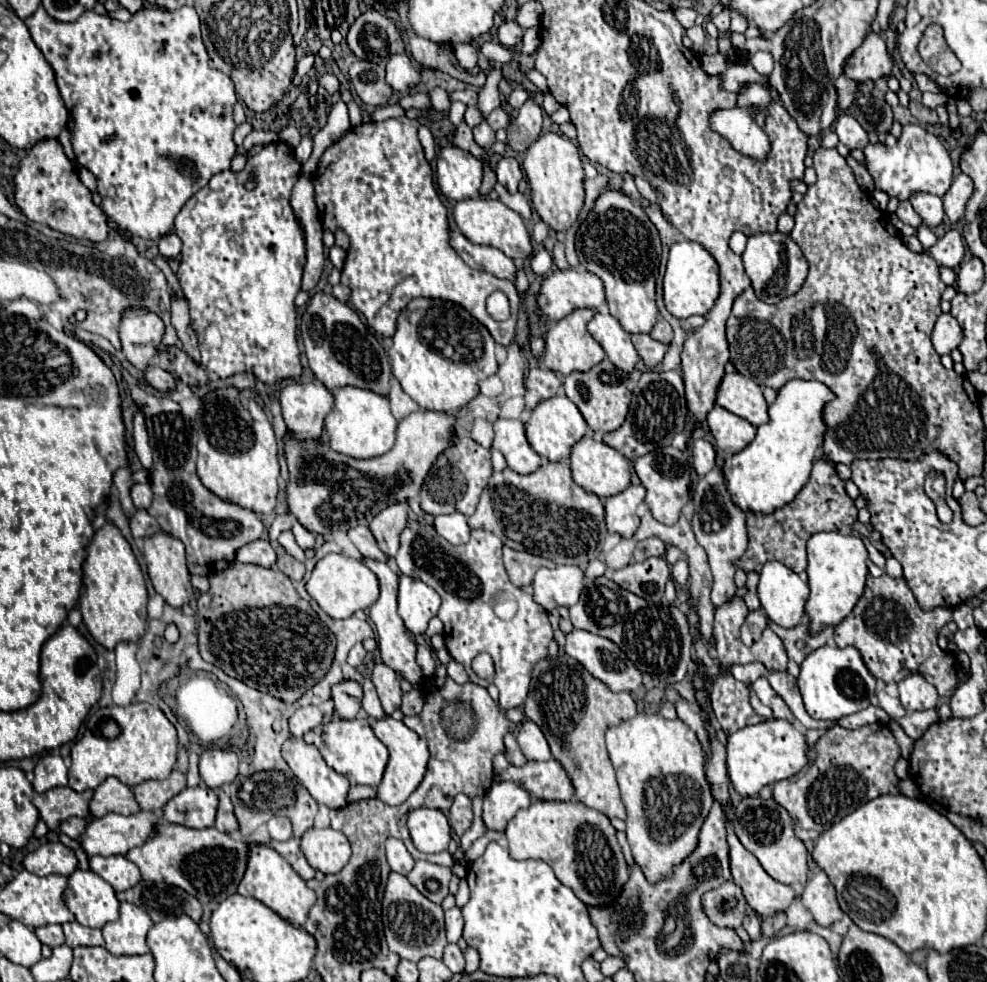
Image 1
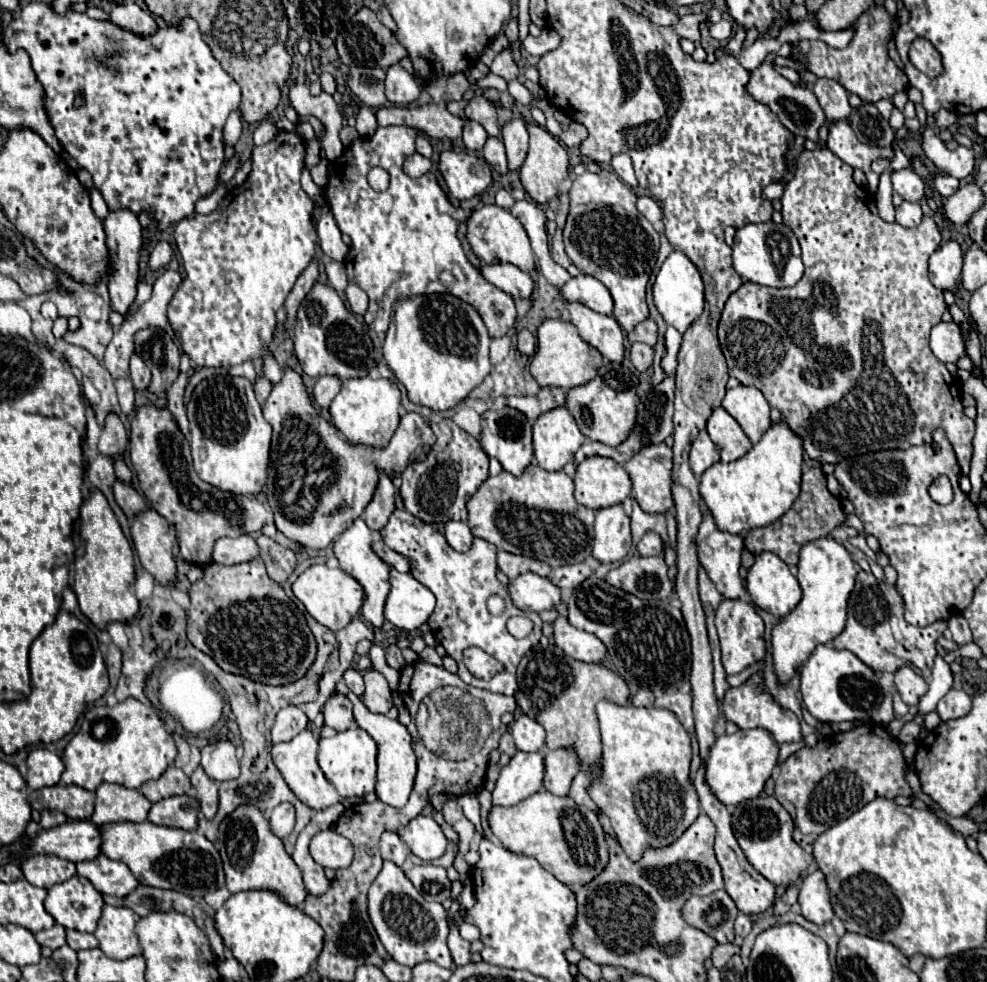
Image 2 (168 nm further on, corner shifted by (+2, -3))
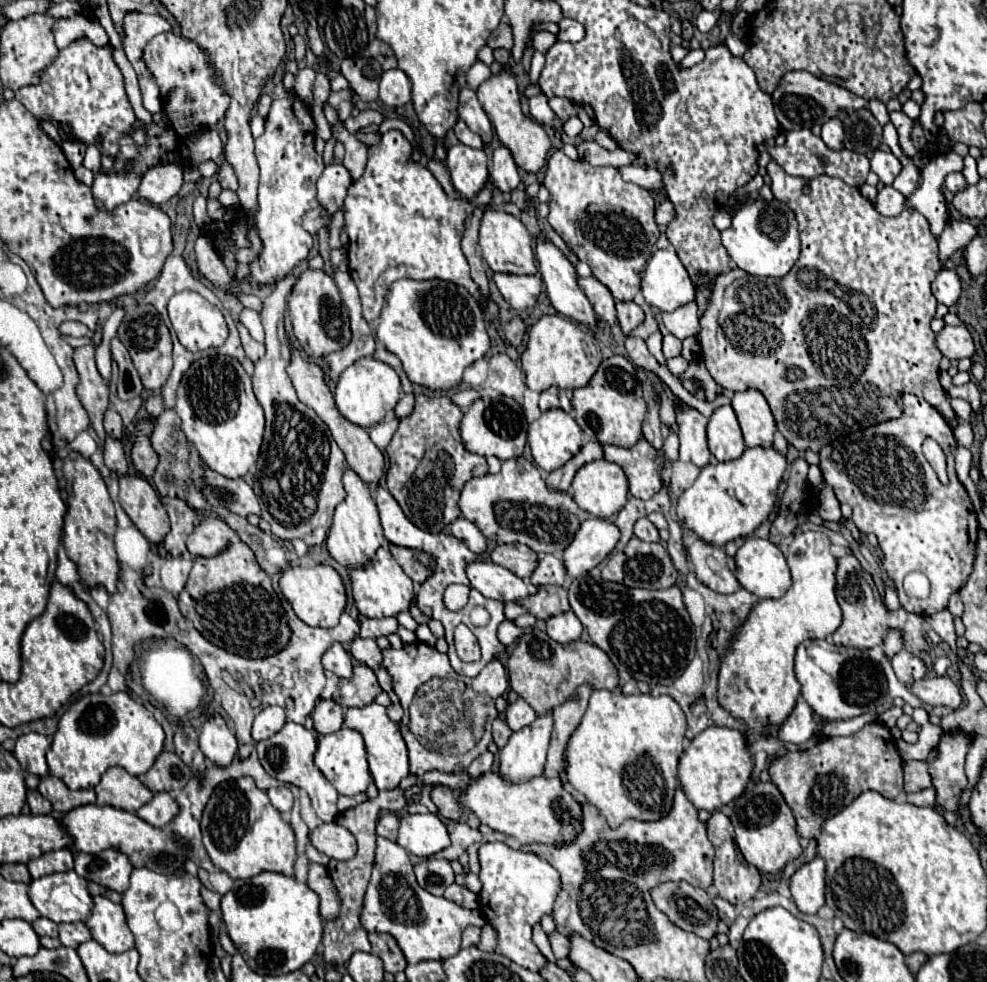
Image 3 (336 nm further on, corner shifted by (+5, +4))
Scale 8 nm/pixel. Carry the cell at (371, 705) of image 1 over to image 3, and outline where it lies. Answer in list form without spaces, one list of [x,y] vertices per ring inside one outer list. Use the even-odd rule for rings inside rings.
[[[335,643],[333,647],[329,647],[329,651],[323,655],[323,667],[331,673],[335,673],[337,677],[349,679],[353,677],[353,665],[351,665],[351,655],[347,653],[347,649],[339,643]]]

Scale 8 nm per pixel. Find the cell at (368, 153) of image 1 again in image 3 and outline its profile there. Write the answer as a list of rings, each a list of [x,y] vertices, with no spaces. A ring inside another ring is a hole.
[[[389,129],[377,145],[369,147],[365,173],[353,179],[347,189],[343,229],[349,235],[349,273],[359,289],[363,317],[369,323],[379,319],[391,281],[409,277],[453,281],[483,303],[483,319],[487,323],[497,321],[501,309],[491,299],[491,293],[481,295],[461,249],[461,237],[473,217],[475,205],[463,197],[449,199],[435,175],[419,163],[409,163],[409,155],[411,143],[405,135],[399,129]]]

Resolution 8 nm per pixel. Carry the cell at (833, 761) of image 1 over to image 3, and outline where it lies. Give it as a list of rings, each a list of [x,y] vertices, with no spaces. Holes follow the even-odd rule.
[[[873,721],[855,735],[825,737],[809,751],[787,753],[769,767],[769,775],[793,811],[799,837],[815,839],[823,821],[837,815],[865,791],[877,791],[887,799],[897,799],[903,793],[901,765],[903,759],[891,731],[879,721]]]

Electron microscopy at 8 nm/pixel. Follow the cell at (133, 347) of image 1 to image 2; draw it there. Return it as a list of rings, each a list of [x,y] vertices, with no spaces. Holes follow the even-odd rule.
[[[114,210],[114,212],[108,212],[108,216],[104,218],[104,232],[106,232],[106,242],[112,254],[112,270],[114,270],[108,280],[112,308],[126,316],[128,306],[132,304],[136,296],[138,260],[140,260],[140,250],[142,250],[142,226],[136,214],[132,214],[132,210]]]

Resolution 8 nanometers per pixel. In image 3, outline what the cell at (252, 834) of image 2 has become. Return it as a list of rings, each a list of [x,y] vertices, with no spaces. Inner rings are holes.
[[[249,777],[221,783],[211,795],[203,819],[203,845],[213,865],[231,879],[249,879],[261,871],[275,871],[287,877],[295,875],[295,835],[271,805],[265,791],[259,791]]]

